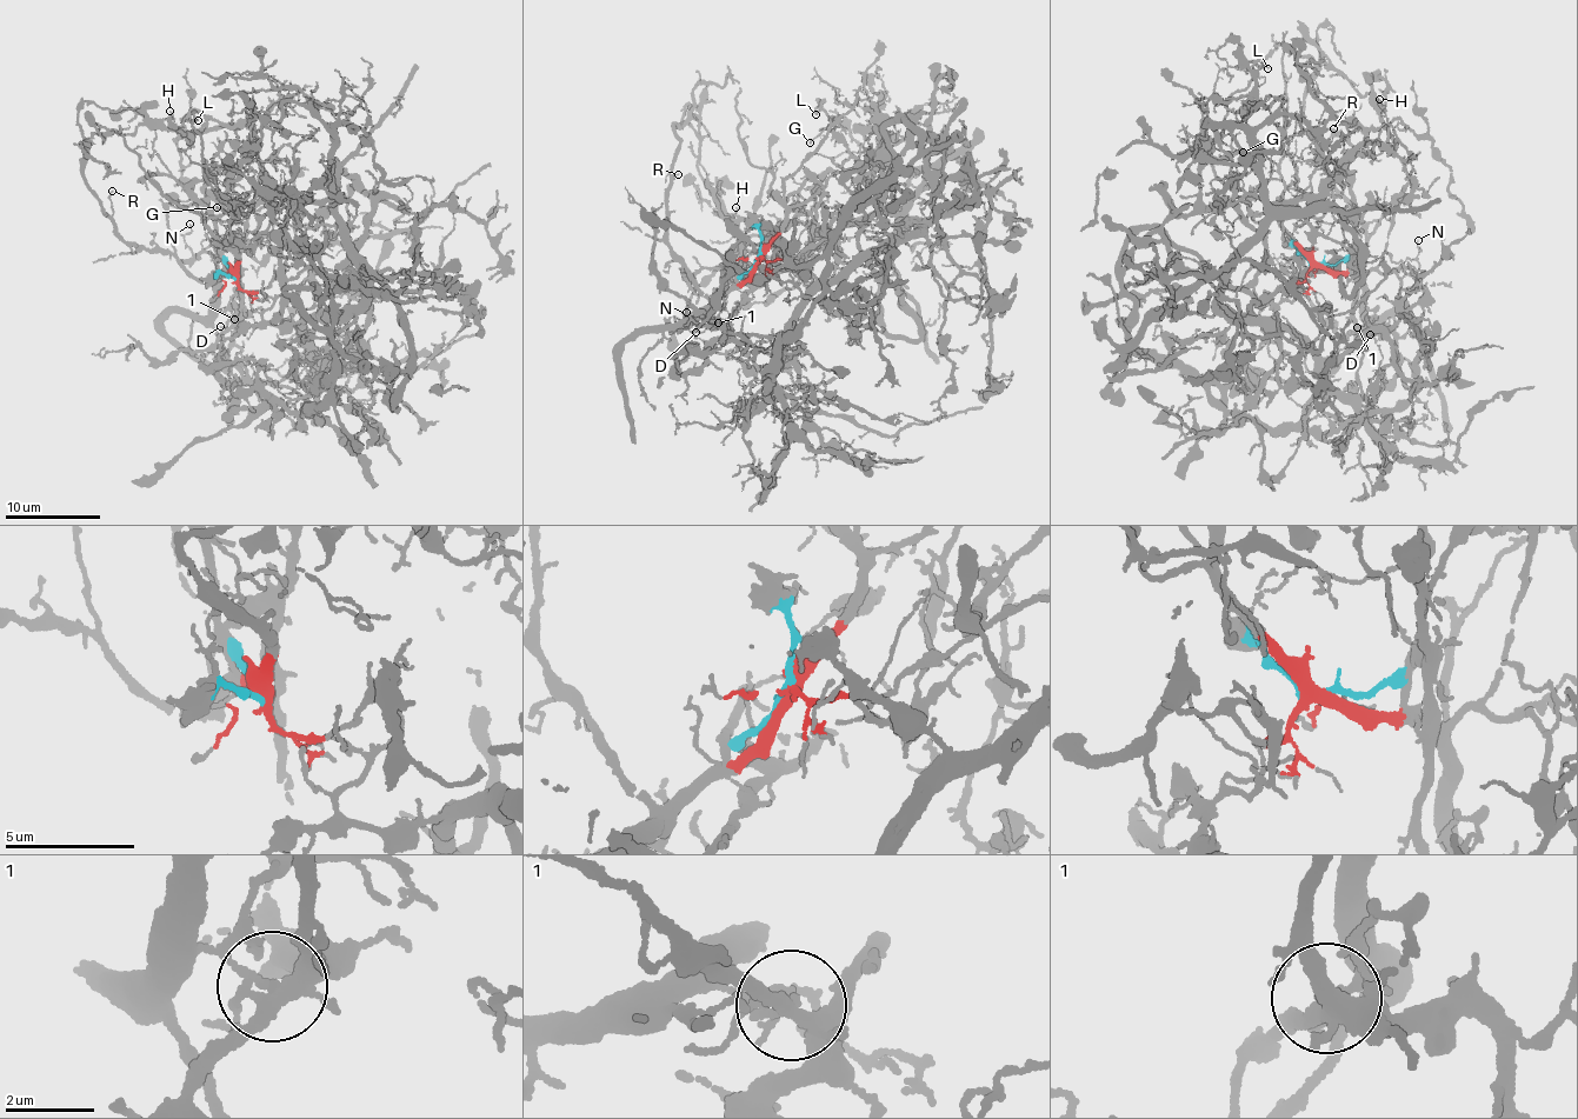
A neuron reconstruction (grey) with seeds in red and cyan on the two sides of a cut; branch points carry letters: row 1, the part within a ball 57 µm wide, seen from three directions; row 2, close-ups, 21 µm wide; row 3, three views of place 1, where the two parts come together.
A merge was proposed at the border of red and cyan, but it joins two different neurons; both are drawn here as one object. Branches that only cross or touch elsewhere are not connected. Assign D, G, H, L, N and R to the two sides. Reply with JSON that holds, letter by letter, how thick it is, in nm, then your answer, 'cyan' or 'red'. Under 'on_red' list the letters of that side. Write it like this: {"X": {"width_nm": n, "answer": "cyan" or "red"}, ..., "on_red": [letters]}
{"D": {"width_nm": 110, "answer": "cyan"}, "G": {"width_nm": 120, "answer": "red"}, "H": {"width_nm": 120, "answer": "cyan"}, "L": {"width_nm": 120, "answer": "red"}, "N": {"width_nm": 90, "answer": "red"}, "R": {"width_nm": 70, "answer": "red"}, "on_red": ["G", "L", "N", "R"]}

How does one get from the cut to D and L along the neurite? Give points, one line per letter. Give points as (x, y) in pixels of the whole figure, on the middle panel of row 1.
D: (758, 258), (739, 277), (752, 288), (728, 319), (710, 322), (701, 332), (696, 331)
L: (758, 258), (785, 220), (785, 180), (839, 118), (830, 117), (823, 100), (820, 107), (817, 100), (816, 115)

